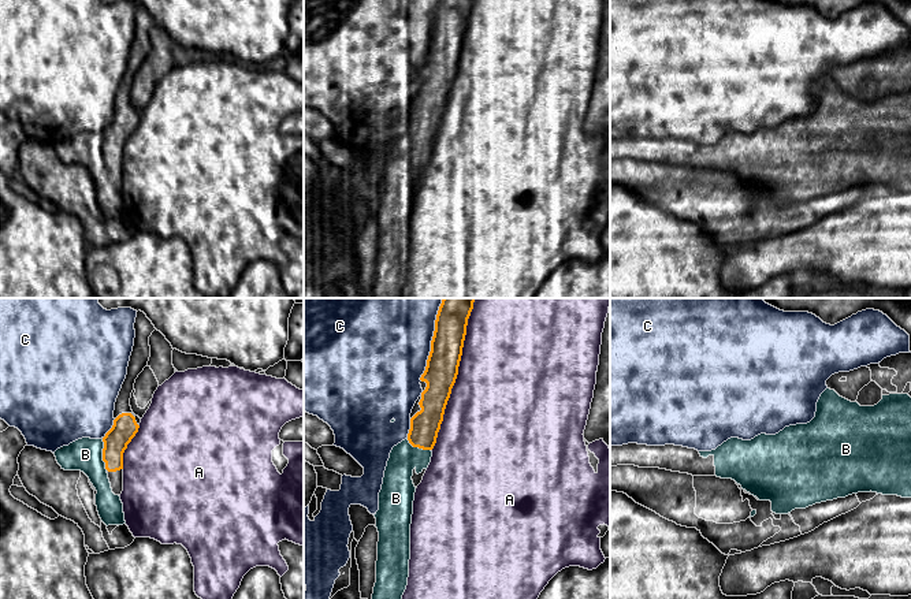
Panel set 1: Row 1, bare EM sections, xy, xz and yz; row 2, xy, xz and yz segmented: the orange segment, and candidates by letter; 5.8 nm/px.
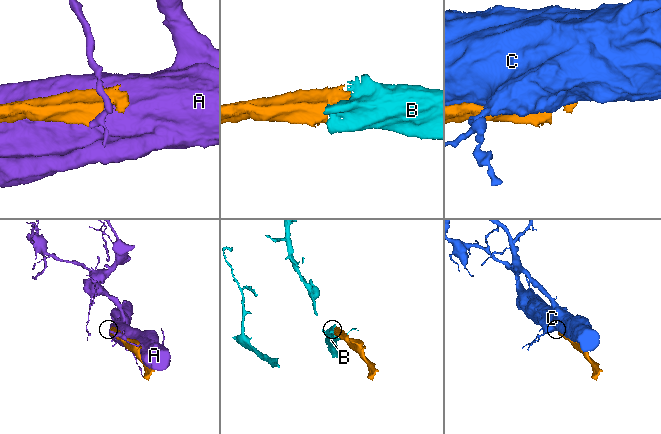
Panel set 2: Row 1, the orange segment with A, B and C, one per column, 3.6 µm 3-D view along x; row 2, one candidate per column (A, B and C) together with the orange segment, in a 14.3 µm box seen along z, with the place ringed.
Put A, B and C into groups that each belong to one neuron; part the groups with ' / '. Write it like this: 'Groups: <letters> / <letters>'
Groups: A / B / C

